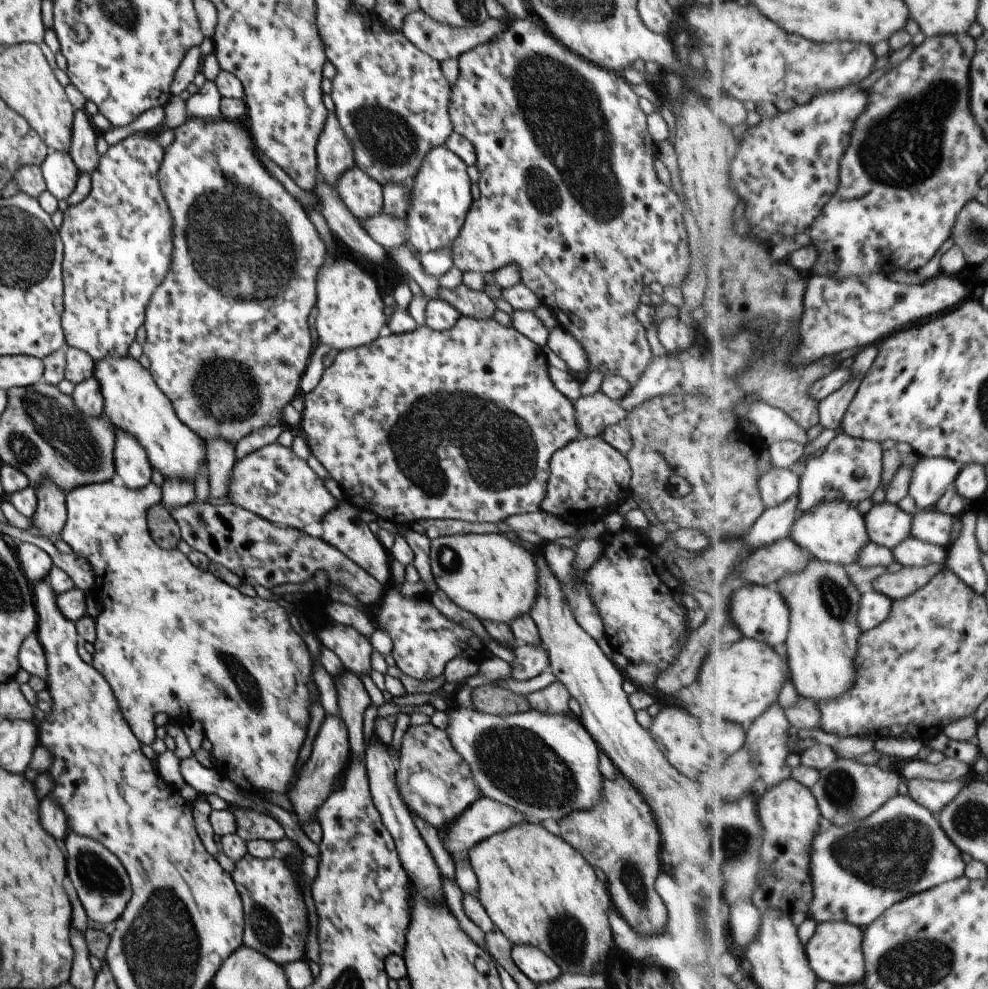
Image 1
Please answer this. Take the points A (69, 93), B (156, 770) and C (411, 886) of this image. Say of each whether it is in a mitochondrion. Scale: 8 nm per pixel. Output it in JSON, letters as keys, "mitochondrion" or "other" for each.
{"A":"other","B":"other","C":"other"}

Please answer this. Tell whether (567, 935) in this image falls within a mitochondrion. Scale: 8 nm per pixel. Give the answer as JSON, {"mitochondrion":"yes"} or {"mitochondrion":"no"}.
{"mitochondrion":"yes"}

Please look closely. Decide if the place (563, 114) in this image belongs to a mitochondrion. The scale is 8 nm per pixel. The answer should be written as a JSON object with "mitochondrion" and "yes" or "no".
{"mitochondrion":"yes"}

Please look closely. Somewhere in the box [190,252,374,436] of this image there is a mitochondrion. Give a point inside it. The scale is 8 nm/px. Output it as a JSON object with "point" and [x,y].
{"point":[222,401]}

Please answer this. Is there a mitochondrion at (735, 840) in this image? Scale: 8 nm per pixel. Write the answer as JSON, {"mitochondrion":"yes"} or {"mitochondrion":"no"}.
{"mitochondrion":"yes"}

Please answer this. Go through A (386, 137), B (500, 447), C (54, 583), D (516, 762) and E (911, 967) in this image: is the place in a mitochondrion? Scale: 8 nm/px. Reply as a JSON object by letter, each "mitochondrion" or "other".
{"A":"mitochondrion","B":"mitochondrion","C":"other","D":"mitochondrion","E":"mitochondrion"}

